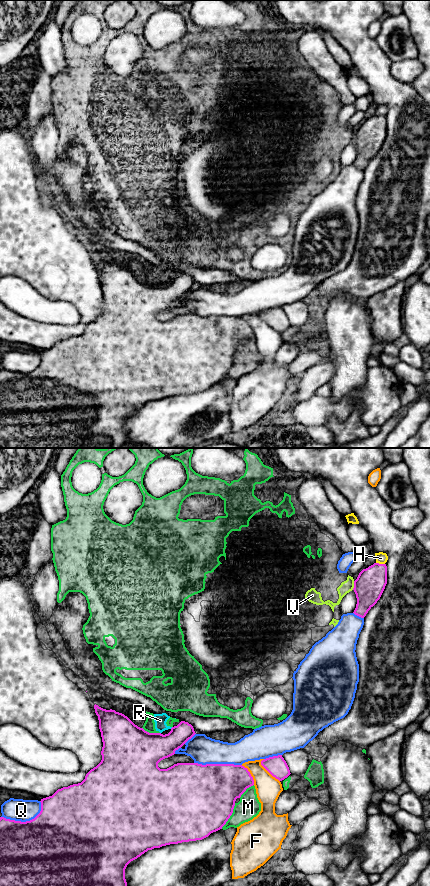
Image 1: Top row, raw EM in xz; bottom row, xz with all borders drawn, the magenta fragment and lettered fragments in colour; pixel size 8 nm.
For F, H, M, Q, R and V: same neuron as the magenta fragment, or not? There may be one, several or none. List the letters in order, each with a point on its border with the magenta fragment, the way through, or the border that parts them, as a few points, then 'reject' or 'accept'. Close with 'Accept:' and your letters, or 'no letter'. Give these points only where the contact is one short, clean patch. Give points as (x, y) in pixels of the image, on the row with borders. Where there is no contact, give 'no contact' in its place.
F: xz (268, 771) | reject
H: xz (380, 564) | reject
M: xz (230, 815) | reject
Q: xz (26, 821) | reject
R: no contact | reject
V: xz (354, 585) | reject
Accept: no letter

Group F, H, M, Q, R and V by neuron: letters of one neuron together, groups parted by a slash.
F / H / M R V / Q

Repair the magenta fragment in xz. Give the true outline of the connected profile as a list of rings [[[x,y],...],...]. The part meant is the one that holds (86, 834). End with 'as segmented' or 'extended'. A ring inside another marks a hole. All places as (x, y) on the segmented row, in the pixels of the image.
[[[94,705],[99,720],[103,747],[101,762],[91,769],[78,784],[58,789],[52,796],[41,799],[41,811],[32,820],[21,822],[0,817],[0,886],[127,886],[125,869],[127,865],[148,850],[170,844],[202,840],[226,824],[233,813],[235,801],[247,788],[254,785],[247,768],[234,764],[177,763],[167,769],[160,769],[158,763],[175,754],[196,733],[191,724],[181,721],[168,734],[149,733],[135,725],[127,716],[115,710],[106,710]]] | as segmented

